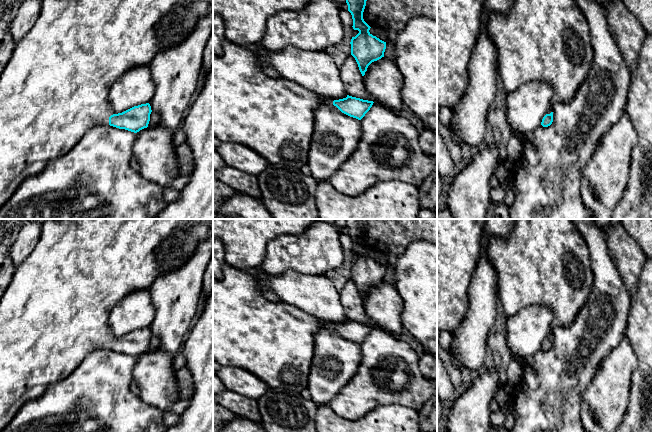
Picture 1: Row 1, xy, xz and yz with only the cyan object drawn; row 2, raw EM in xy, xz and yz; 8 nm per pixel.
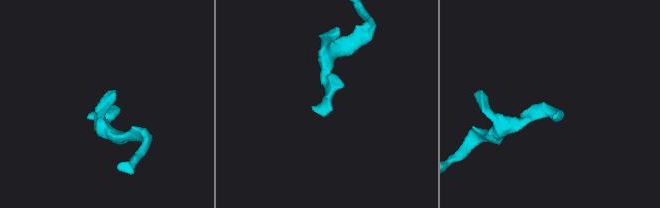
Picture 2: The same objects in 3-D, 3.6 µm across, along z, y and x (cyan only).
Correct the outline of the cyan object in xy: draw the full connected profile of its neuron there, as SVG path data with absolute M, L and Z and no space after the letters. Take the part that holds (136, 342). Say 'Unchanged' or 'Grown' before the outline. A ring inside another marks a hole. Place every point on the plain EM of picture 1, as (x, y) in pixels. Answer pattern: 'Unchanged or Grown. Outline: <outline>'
Grown. Outline: M45 219L41 224L41 235L34 250L16 267L12 280L0 300L0 432L26 402L42 396L48 385L64 380L90 352L98 348L109 348L134 357L147 352L152 336L150 328L141 328L114 338L109 327L110 312L131 292L149 289L163 274L183 267L197 248L209 239L212 228L213 219Z

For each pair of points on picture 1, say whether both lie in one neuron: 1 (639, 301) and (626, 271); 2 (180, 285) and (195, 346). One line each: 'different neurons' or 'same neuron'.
1: different neurons
2: different neurons

